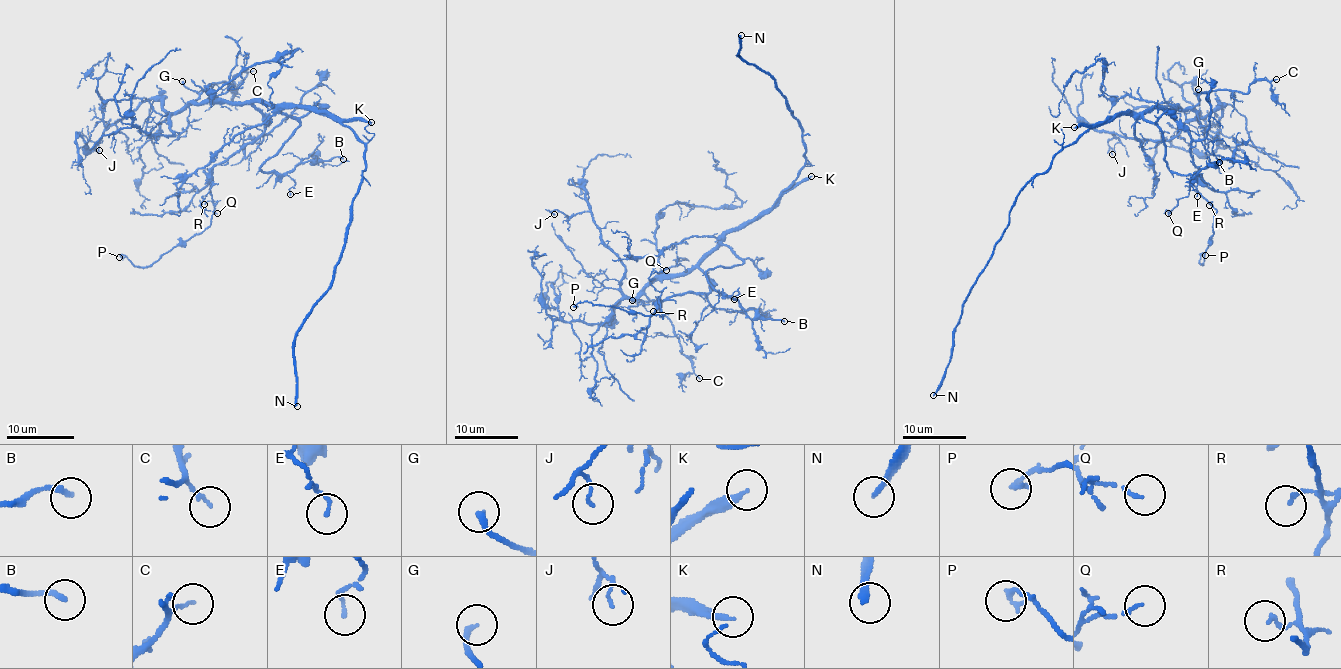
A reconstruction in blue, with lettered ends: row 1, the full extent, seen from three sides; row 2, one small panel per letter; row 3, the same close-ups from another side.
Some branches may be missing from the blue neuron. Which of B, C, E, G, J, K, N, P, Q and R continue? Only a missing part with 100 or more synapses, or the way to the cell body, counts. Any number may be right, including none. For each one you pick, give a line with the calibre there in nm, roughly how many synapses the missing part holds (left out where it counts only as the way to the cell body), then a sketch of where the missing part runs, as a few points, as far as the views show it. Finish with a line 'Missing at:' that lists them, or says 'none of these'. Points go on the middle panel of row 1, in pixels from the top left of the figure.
K: 200 nm thick; about 250 synapses
N: 240 nm thick
Missing at: K, N

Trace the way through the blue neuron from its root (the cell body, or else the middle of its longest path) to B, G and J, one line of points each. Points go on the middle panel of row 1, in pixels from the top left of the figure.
B: (752, 219), (734, 227), (723, 243), (742, 262), (714, 267), (706, 275), (715, 289), (746, 310), (784, 321)
G: (752, 219), (731, 228), (686, 272), (659, 275), (645, 289), (648, 300), (632, 300)
J: (752, 219), (686, 272), (656, 275), (627, 297), (624, 264), (594, 217), (554, 214)

